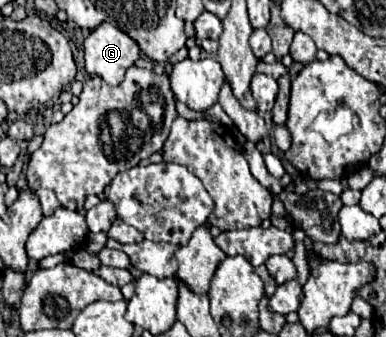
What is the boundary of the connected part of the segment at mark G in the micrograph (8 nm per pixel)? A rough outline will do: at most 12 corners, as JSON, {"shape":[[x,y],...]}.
{"shape":[[109,22],[83,44],[85,70],[115,86],[139,46]]}

